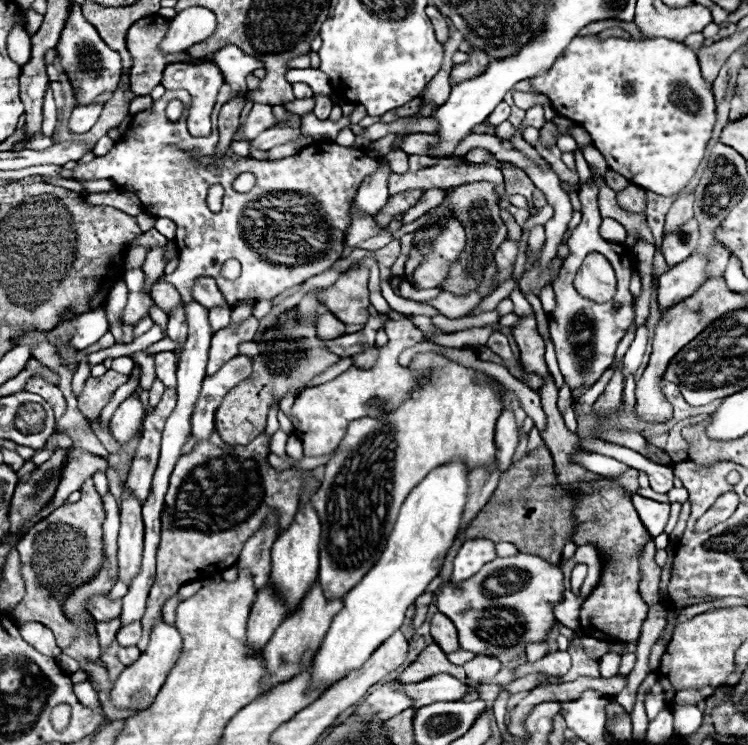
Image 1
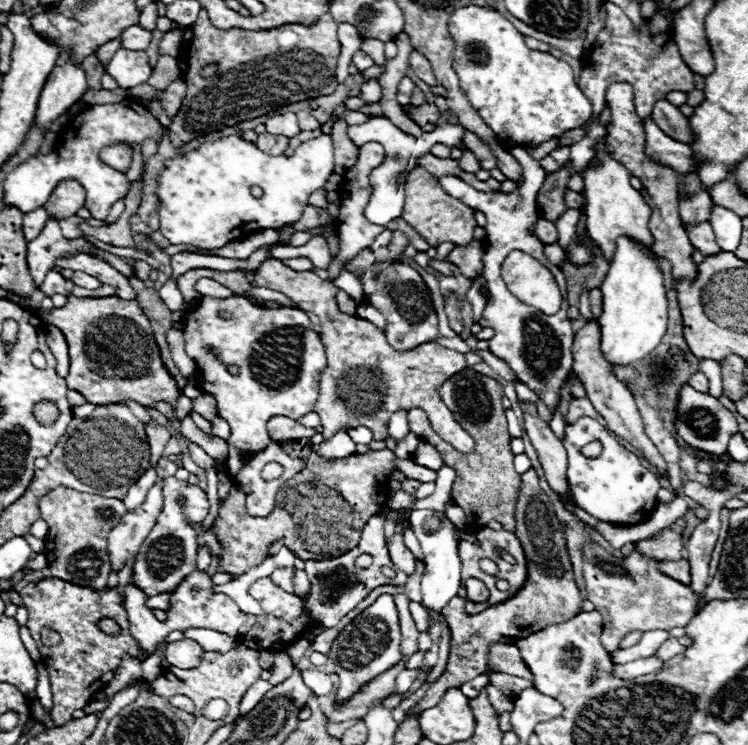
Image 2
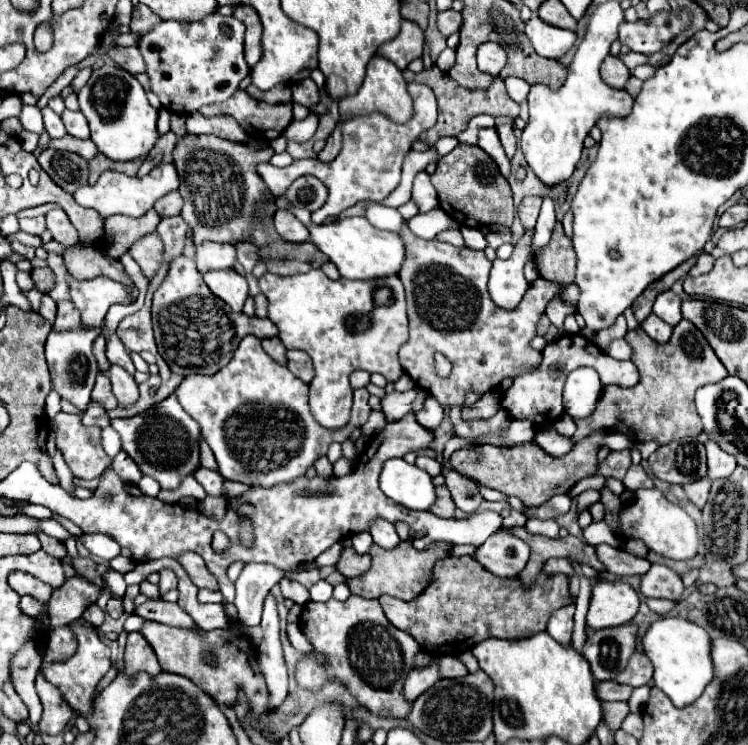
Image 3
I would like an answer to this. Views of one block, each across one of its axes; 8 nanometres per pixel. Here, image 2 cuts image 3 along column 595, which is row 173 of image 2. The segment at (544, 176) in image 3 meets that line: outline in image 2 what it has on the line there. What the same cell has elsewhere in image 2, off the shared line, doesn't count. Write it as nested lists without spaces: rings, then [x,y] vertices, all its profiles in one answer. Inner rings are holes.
[[[124,100],[118,104],[94,104],[86,112],[70,120],[64,134],[64,146],[58,152],[30,158],[26,164],[10,172],[10,178],[6,178],[4,182],[6,204],[18,206],[22,212],[32,212],[48,202],[52,190],[62,180],[76,180],[86,190],[84,206],[92,212],[92,218],[106,220],[112,204],[126,196],[128,178],[124,172],[112,170],[108,164],[104,164],[100,160],[100,150],[110,146],[112,142],[128,142],[130,146],[136,146],[148,138],[162,142],[164,134],[166,128],[146,108],[132,100]]]

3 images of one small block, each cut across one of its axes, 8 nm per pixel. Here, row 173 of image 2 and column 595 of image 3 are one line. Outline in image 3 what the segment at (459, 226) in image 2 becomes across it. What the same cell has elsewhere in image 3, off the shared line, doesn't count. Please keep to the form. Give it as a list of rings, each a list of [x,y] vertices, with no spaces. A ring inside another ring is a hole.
[[[682,318],[674,326],[674,334],[666,344],[659,344],[651,339],[641,327],[630,330],[626,334],[626,340],[634,348],[632,362],[640,372],[638,384],[632,388],[604,388],[594,414],[576,422],[578,428],[572,440],[578,442],[598,428],[624,432],[636,442],[656,440],[658,444],[668,444],[670,440],[684,436],[698,436],[702,432],[702,422],[694,406],[694,392],[700,384],[718,382],[728,376],[724,364],[718,360],[702,332],[692,326],[692,322]]]

